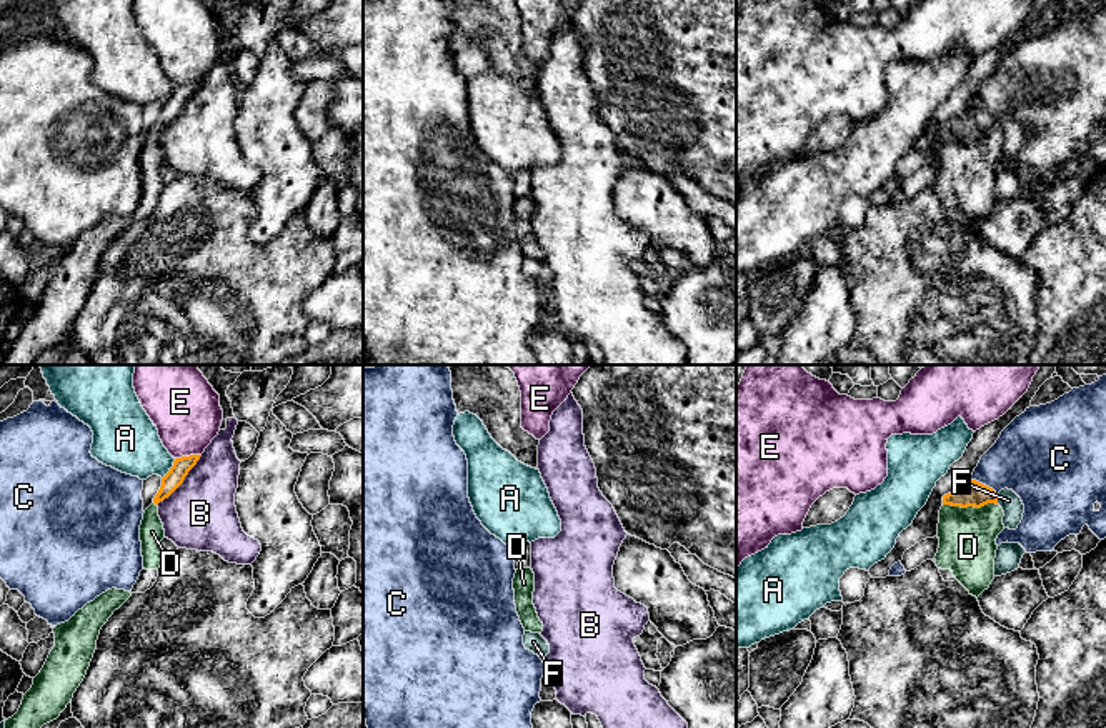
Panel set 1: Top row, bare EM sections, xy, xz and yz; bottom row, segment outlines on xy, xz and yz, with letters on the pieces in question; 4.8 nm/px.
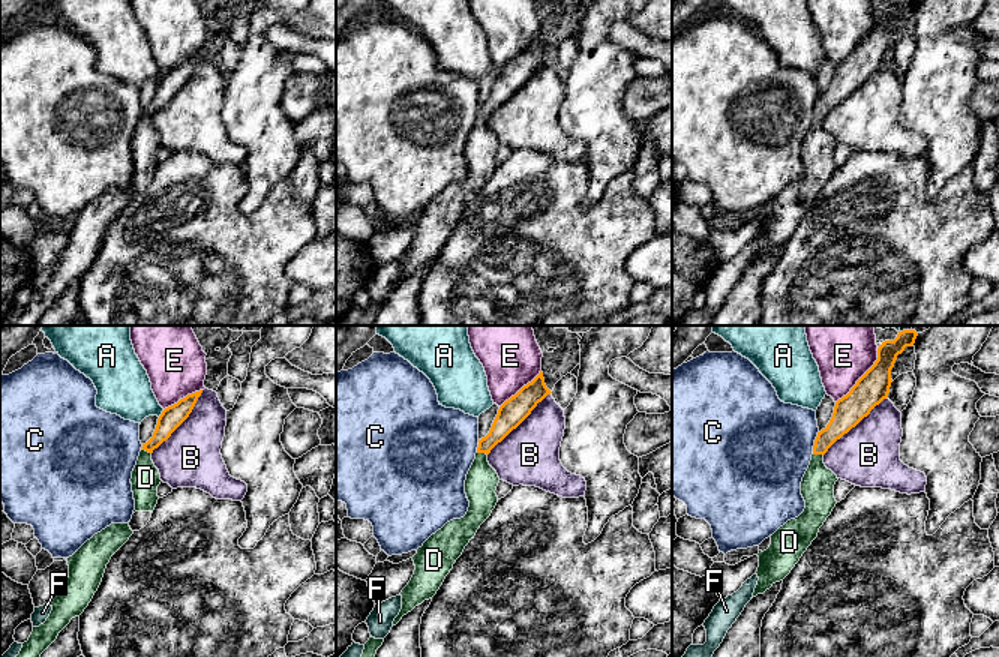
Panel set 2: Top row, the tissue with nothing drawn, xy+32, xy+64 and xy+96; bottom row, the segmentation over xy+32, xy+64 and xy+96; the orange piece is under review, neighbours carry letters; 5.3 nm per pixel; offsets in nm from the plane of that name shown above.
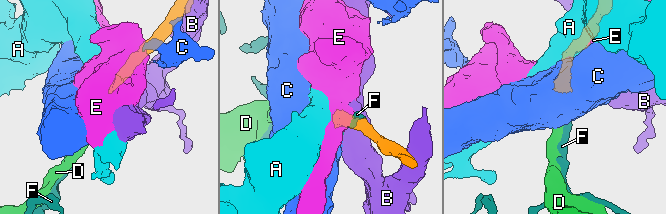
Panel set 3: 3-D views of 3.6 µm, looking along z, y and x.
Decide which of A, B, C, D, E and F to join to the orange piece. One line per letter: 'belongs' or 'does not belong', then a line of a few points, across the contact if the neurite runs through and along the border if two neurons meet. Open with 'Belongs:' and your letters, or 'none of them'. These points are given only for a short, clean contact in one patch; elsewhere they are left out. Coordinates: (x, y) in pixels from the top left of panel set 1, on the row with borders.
Belongs: D
A: does not belong | xy (175, 458), (162, 478)
B: does not belong
C: does not belong | yz (970, 478), (988, 485), (996, 495)
D: belongs | yz (971, 493), (970, 505), (968, 547)
E: does not belong | xy (200, 453), (175, 458)
F: does not belong

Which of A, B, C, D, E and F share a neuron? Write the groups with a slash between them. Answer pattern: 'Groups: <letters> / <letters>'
Groups: A / B / C / D / E / F

